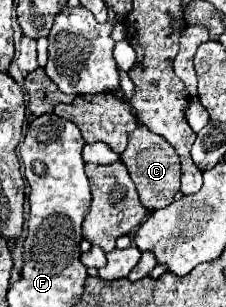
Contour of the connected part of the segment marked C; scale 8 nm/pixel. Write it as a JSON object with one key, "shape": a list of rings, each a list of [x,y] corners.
{"shape":[[[146,126],[136,128],[130,134],[126,150],[122,152],[122,162],[126,164],[130,178],[134,180],[134,184],[138,188],[140,202],[148,210],[164,208],[174,200],[174,194],[180,190],[180,158],[176,154],[176,150],[170,146],[170,142],[166,142],[162,136],[154,134]]]}

